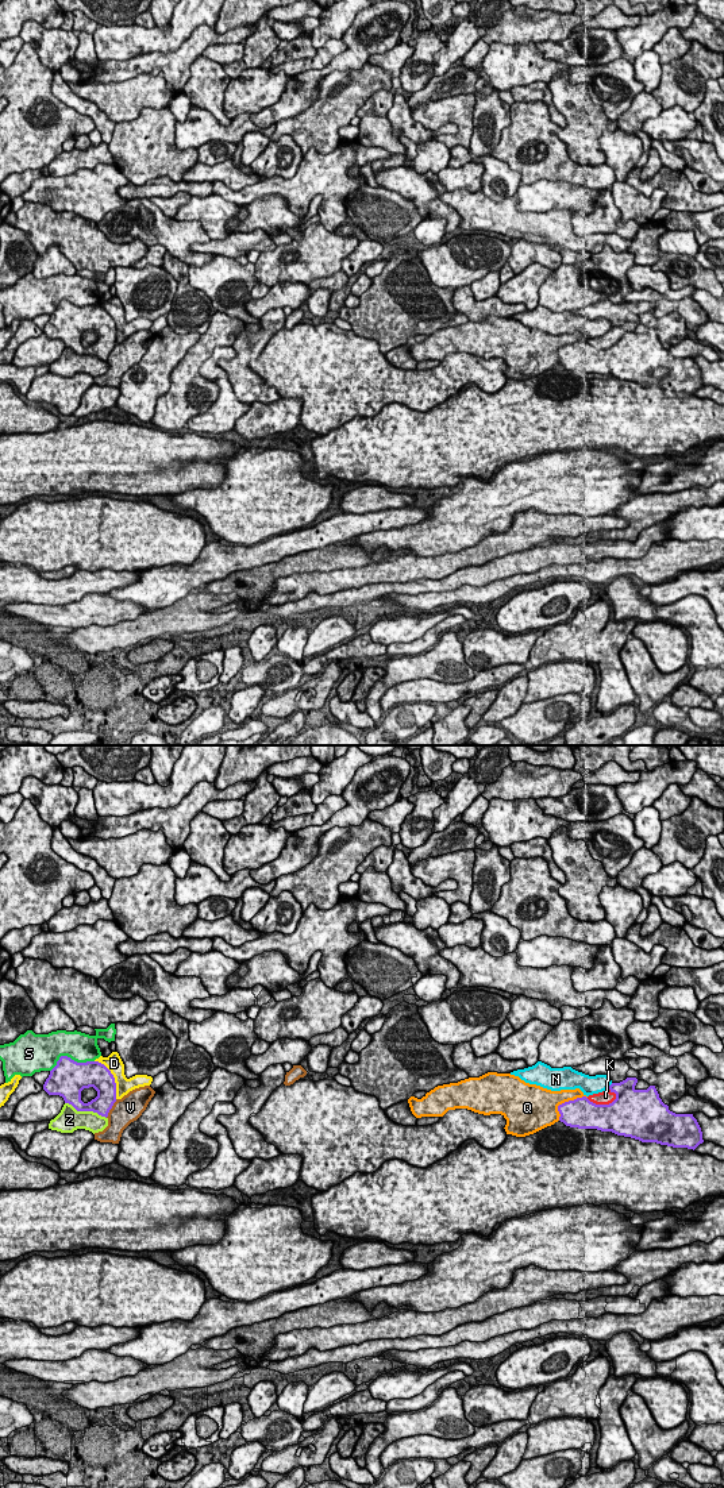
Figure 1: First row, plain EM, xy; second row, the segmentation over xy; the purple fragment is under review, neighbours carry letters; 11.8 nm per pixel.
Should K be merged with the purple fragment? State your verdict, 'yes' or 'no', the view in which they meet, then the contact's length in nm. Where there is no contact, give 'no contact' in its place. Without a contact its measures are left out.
no | xy | 380 nm

